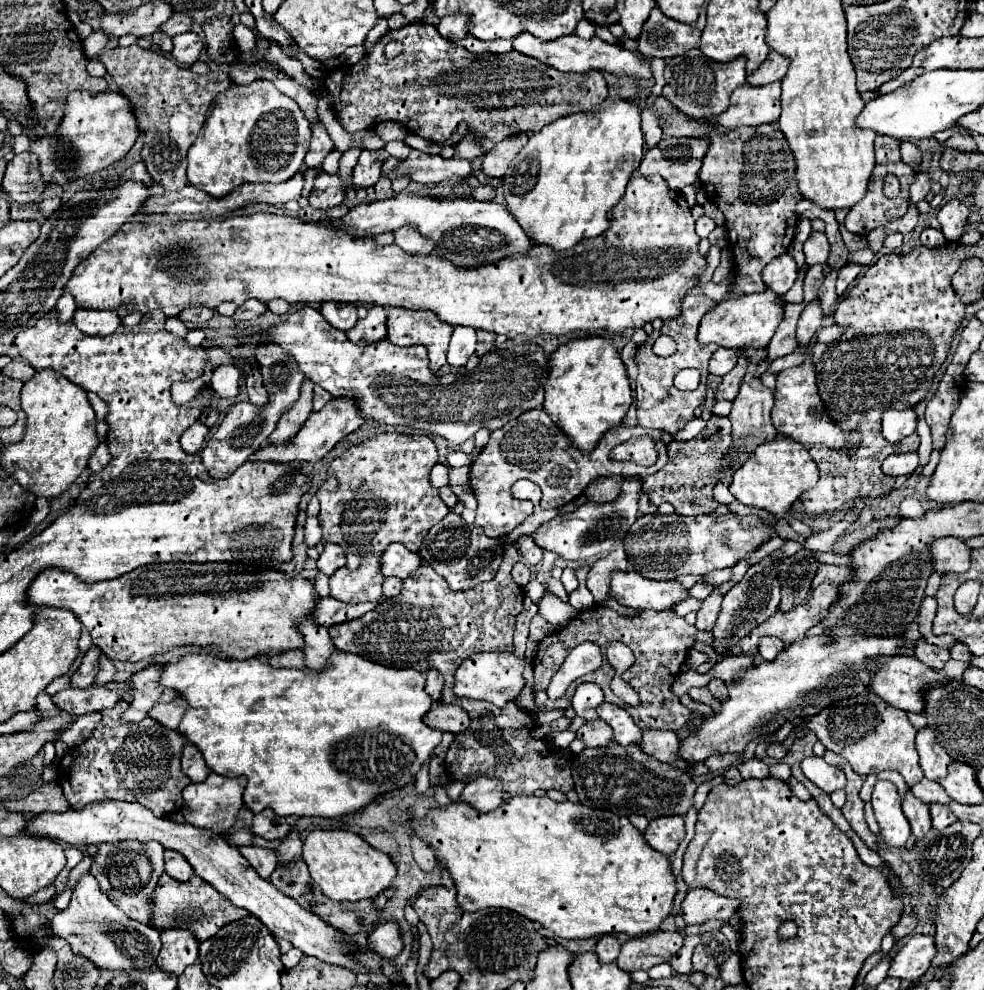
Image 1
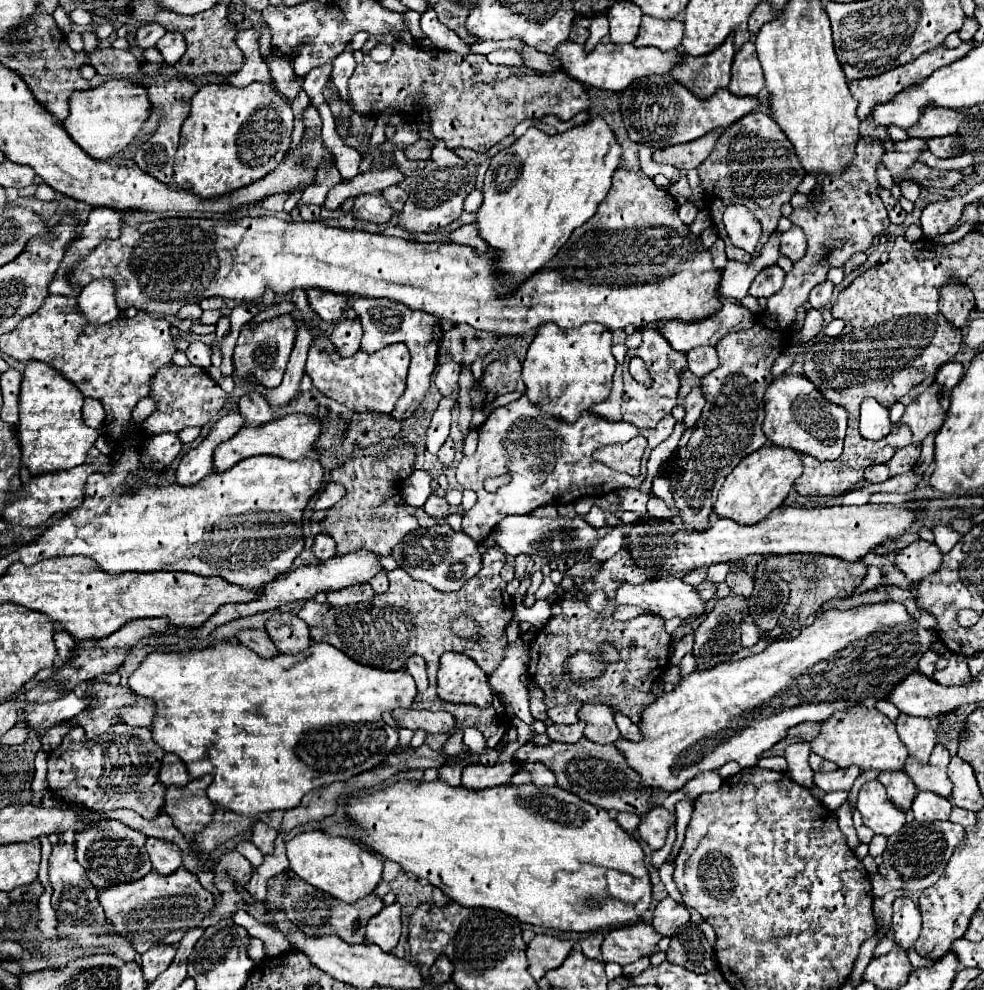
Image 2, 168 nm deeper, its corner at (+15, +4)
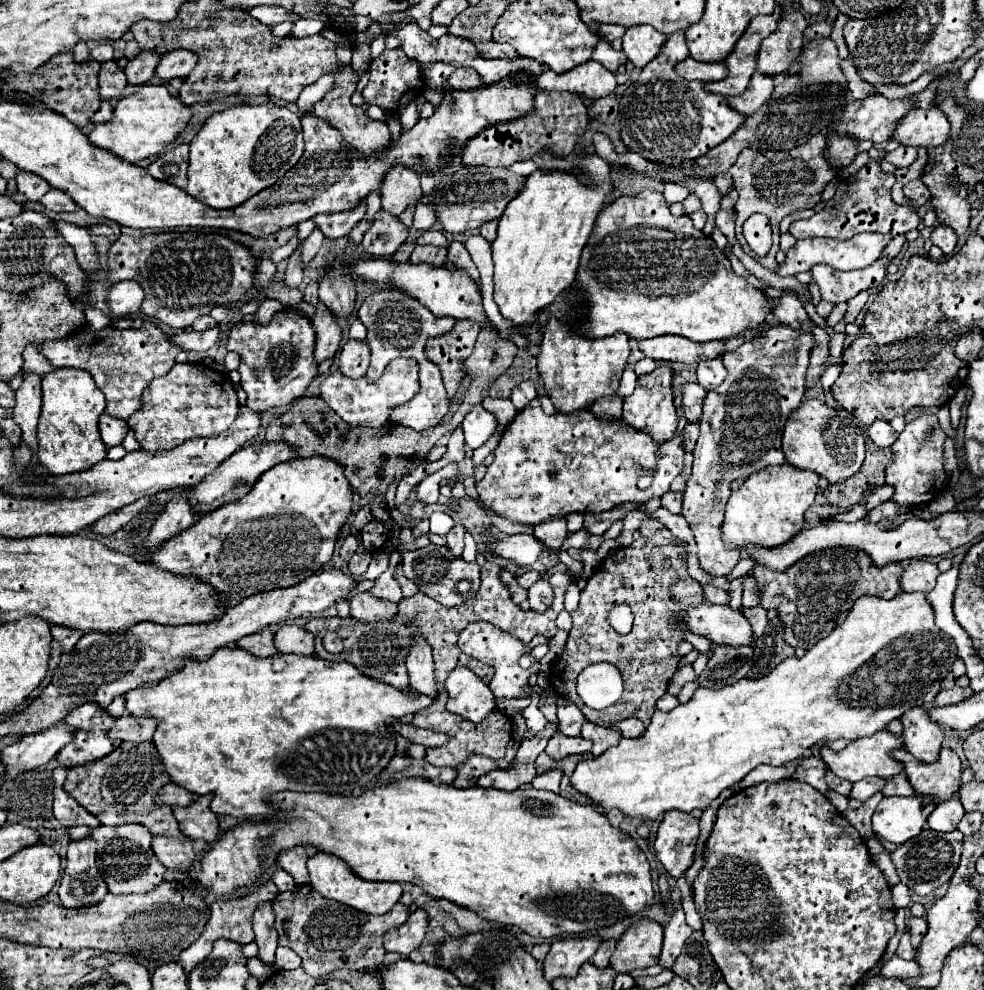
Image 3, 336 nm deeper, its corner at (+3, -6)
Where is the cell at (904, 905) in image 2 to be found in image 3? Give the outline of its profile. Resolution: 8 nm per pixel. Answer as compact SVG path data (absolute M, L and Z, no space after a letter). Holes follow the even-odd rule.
M911 916L911 918L907 920L907 928L909 928L909 934L911 934L911 944L913 944L913 948L917 950L919 944L921 944L921 940L923 940L923 936L927 934L927 922L925 922L923 918Z

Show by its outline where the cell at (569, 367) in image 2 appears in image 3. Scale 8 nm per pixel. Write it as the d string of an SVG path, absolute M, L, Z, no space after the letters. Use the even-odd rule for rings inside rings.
M549 318L543 328L537 370L553 406L559 412L571 414L577 410L587 410L599 398L615 396L627 358L629 336L613 334L607 338L583 338L567 328L563 322L557 322L557 318Z

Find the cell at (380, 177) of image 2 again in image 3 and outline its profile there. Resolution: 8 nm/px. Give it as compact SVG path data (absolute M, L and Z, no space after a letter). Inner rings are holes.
M361 200L355 208L345 212L317 214L315 224L325 232L327 238L339 238L339 236L345 236L365 216L365 210L367 210L367 202Z

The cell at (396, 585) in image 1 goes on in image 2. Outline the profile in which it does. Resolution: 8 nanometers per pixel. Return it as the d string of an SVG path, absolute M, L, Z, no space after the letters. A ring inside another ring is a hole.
M383 570L381 574L375 574L373 580L369 580L371 588L375 590L375 594L383 594L389 588L389 580L387 580L387 572Z

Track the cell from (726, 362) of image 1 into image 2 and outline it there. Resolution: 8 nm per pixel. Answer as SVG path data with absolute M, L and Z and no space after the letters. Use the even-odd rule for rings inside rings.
M699 346L699 348L689 350L687 352L687 364L689 364L689 370L699 378L713 372L719 366L715 346Z

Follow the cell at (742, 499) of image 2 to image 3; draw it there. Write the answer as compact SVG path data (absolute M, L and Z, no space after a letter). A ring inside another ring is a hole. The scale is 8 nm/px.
M791 464L769 466L751 474L727 502L723 520L725 544L729 544L731 548L747 548L749 544L773 548L785 544L803 526L805 512L819 492L817 480L819 476L815 472L801 470Z

